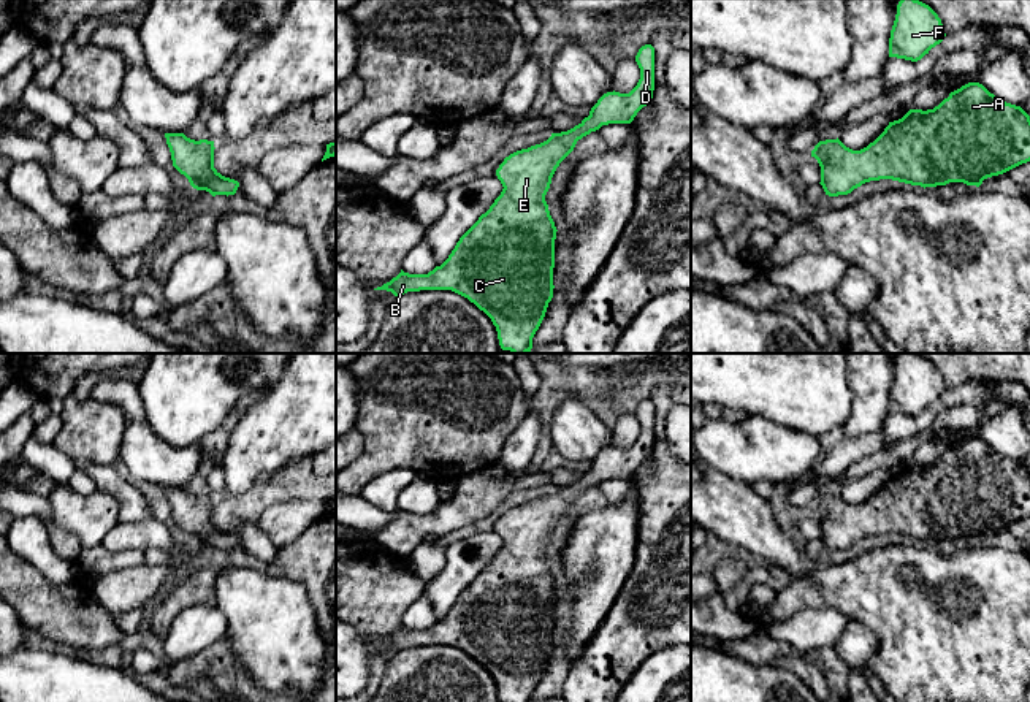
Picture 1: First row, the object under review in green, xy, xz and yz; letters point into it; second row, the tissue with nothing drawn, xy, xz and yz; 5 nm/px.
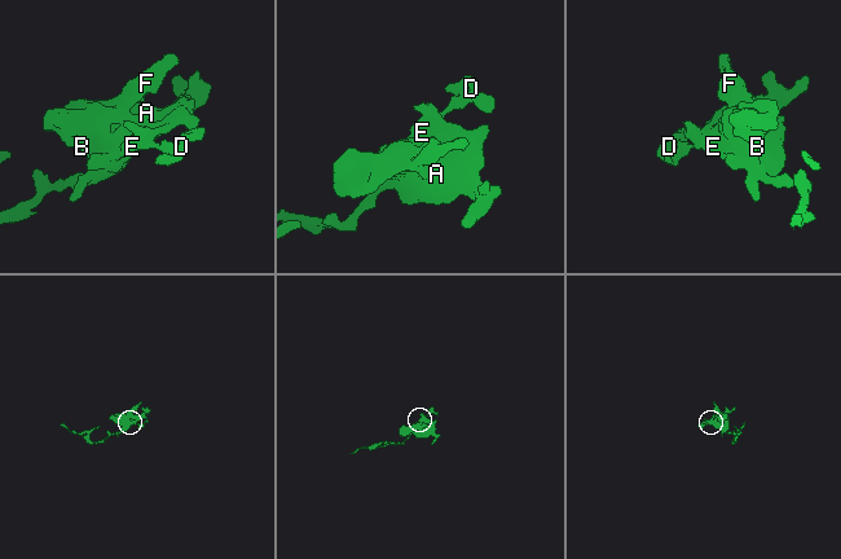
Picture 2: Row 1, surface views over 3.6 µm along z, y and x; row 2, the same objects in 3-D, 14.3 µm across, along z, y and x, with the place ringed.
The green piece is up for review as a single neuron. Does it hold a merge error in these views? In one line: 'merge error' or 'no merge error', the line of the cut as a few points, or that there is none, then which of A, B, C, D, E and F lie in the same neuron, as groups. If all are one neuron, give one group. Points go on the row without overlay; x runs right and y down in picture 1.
no merge error; cut none; groups A B C D E F

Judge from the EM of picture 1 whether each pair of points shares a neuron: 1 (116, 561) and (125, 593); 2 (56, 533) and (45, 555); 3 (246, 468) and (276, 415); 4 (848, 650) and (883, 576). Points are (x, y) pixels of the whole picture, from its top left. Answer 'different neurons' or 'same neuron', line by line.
1: different neurons
2: different neurons
3: same neuron
4: different neurons

